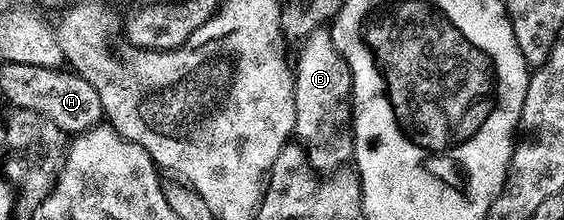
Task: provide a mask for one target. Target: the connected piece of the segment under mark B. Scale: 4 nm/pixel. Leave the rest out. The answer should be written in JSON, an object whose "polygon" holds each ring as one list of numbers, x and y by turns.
{"polygon":[[327,28,319,29,318,31,314,31,310,36,308,36,307,40,302,43,302,46,299,48,300,58,295,59,294,61,294,80,296,82,296,86,294,87,294,123,296,124,294,130,294,137,301,148,304,149,305,156,308,157,309,164,312,165,313,169,317,174,320,175,332,175,335,169,340,169,344,164,351,162,353,160,352,155,352,72,350,71,350,67,346,63,346,59,342,59,342,55,338,50,334,47,334,43,332,42,331,32]]}

